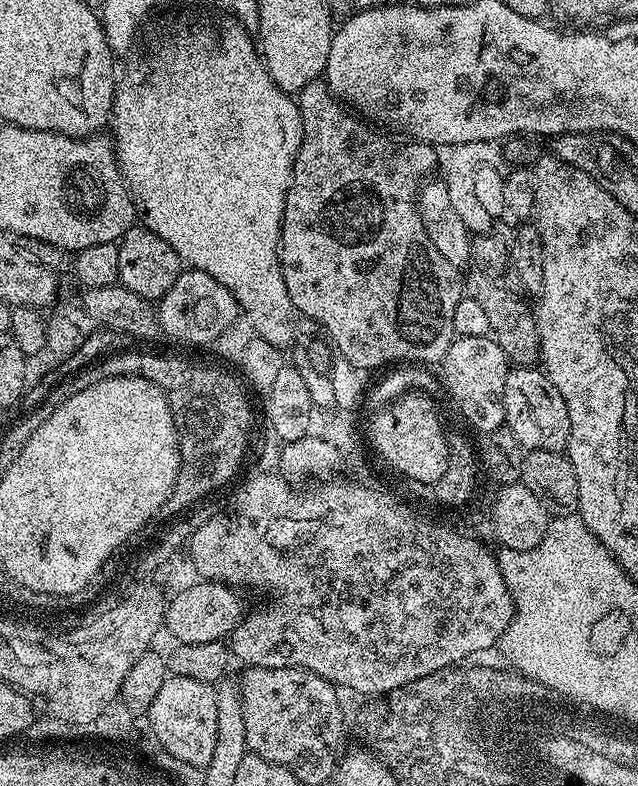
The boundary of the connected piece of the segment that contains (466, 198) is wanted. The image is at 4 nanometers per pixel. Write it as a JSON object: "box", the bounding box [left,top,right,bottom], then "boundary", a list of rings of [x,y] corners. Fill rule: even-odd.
{"box":[437,141,502,234],"boundary":[[[491,141],[443,144],[437,149],[437,163],[450,193],[450,202],[473,234],[491,231],[495,225],[496,216],[489,202],[493,203],[496,198],[497,184],[502,174],[497,169],[502,164],[501,156],[501,151]]]}

